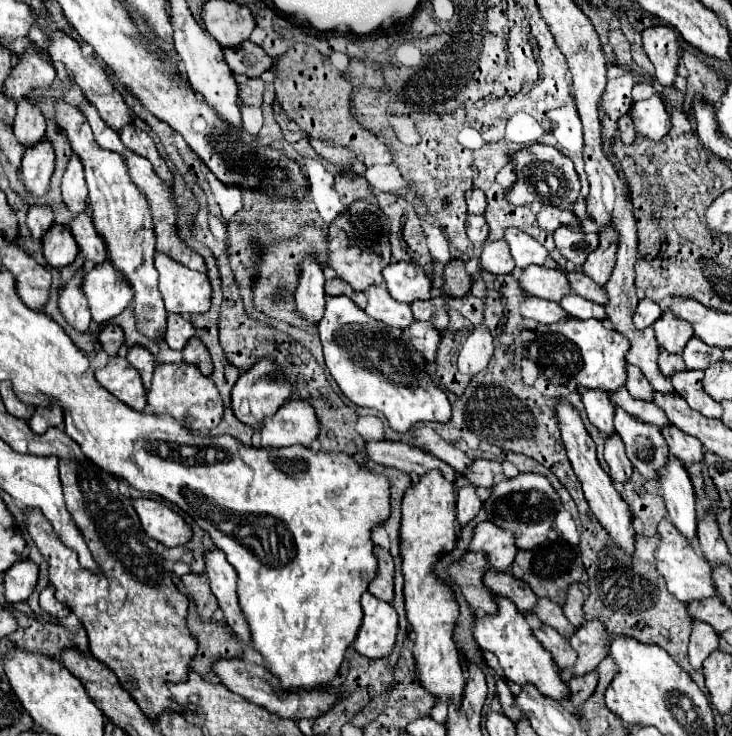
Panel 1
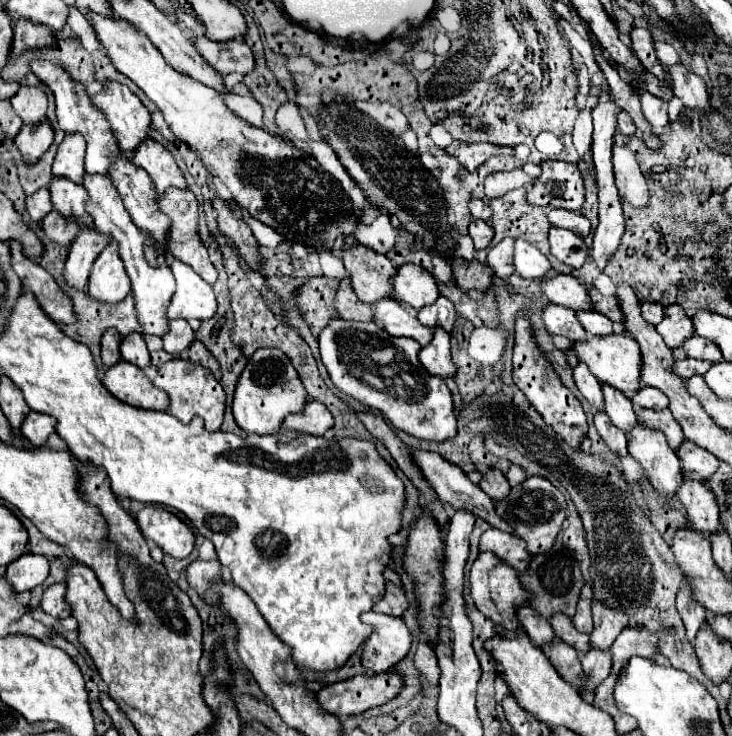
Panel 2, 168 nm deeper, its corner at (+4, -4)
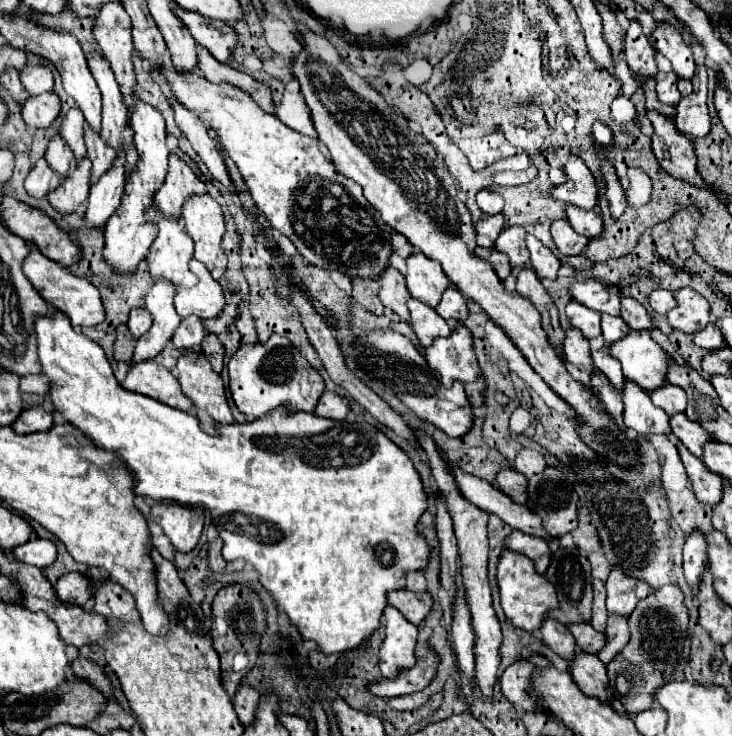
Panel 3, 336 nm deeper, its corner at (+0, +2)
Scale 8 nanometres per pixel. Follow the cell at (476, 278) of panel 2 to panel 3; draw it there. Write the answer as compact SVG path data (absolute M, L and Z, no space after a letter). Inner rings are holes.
M491 248L491 250L483 250L481 256L483 256L491 266L493 266L495 274L501 276L501 280L505 280L505 278L509 276L511 266L509 266L509 258L507 258L505 254L501 254L501 252L497 252L495 248Z

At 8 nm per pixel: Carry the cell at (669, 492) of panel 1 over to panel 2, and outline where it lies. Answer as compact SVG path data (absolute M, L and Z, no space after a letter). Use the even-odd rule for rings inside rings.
M641 422L641 430L629 434L629 454L641 462L649 482L657 488L663 500L671 500L683 480L679 458L667 444L659 430L647 428Z

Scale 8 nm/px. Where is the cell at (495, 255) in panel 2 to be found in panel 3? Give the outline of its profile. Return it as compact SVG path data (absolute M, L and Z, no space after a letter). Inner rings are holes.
M521 226L505 228L495 240L495 248L509 256L511 266L525 266L529 262L529 250L525 246L525 230Z

